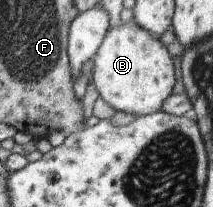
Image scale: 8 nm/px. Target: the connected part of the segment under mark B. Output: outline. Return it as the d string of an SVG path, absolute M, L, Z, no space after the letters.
M131 21L107 28L92 55L91 81L98 97L115 111L142 116L161 110L163 100L173 87L173 63L167 49L157 36Z

